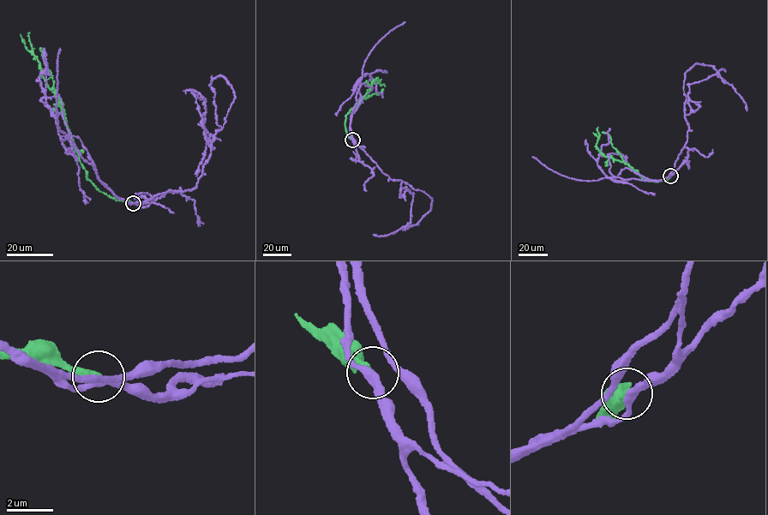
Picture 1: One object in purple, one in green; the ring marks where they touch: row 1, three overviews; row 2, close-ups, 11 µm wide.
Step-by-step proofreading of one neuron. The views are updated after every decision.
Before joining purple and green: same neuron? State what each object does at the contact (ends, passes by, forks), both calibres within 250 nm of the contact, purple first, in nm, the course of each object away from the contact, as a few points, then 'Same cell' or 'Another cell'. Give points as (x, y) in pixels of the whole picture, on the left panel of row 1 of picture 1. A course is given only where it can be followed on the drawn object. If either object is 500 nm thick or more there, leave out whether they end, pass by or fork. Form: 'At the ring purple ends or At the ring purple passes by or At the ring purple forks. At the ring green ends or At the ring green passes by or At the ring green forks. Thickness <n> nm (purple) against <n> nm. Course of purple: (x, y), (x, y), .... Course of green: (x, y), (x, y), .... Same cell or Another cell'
At the ring purple forks. At the ring green ends. Thickness 240 nm (purple) against 240 nm. Course of purple: (133, 203), (111, 191), (135, 203), (196, 186), (212, 147), (194, 93), (206, 111), (196, 176). Course of green: (133, 203), (110, 196), (98, 189), (86, 177), (61, 103), (47, 85), (39, 62), (32, 54), (29, 32). Another cell

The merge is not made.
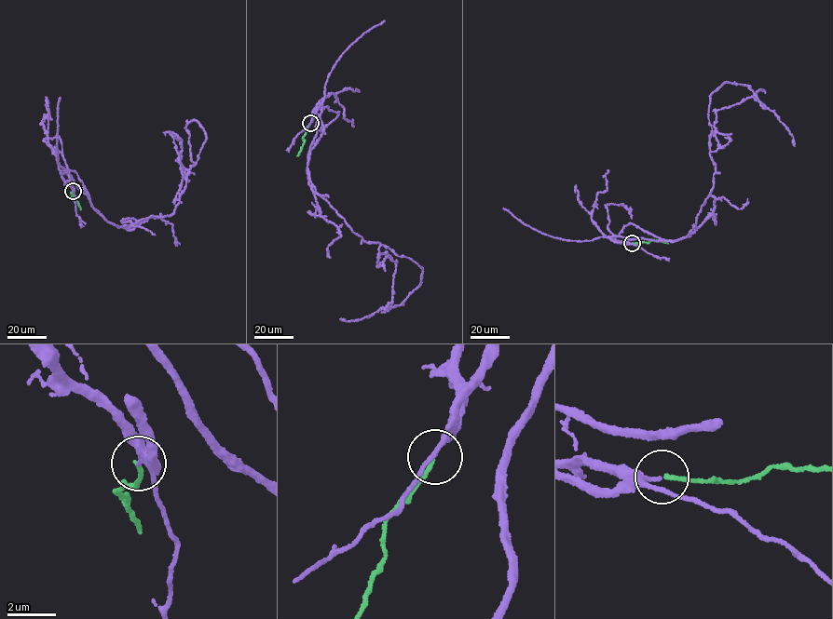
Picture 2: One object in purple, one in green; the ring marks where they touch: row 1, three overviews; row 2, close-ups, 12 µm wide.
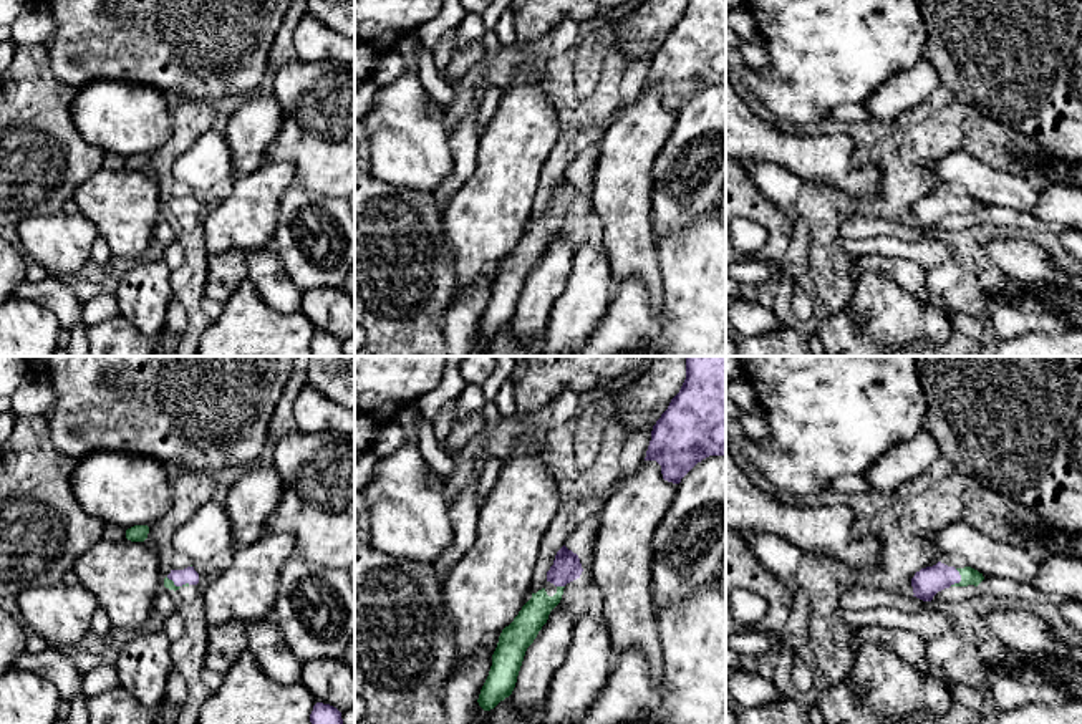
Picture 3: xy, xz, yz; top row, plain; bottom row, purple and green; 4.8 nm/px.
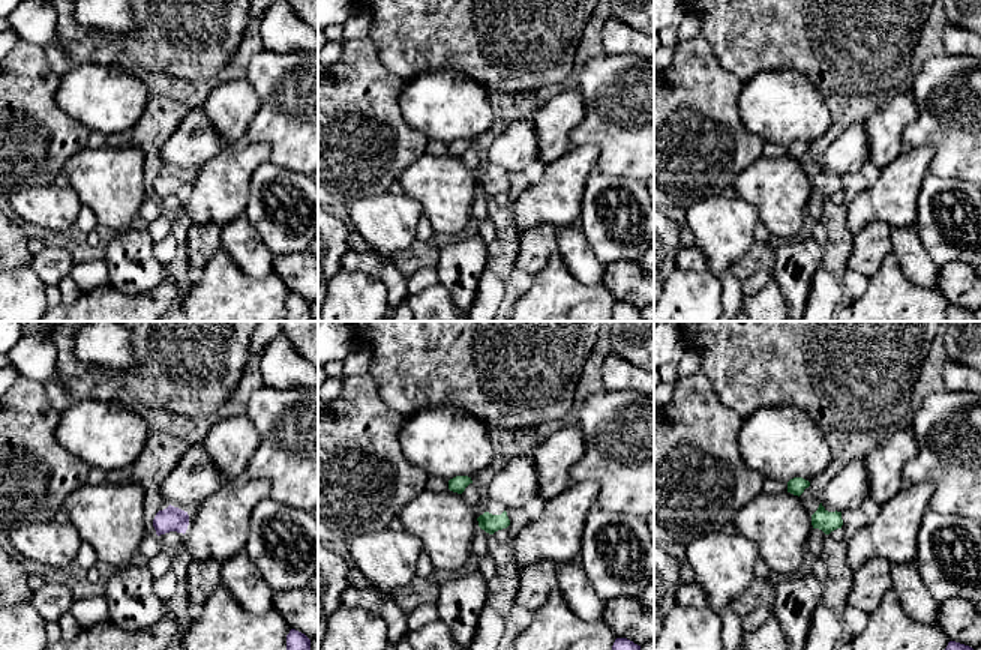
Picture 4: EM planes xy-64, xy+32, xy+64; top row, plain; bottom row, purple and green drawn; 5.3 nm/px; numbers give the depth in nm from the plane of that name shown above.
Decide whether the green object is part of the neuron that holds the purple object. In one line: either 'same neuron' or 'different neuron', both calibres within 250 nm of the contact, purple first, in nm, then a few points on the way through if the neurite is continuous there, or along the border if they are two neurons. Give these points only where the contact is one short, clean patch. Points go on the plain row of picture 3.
same neuron | 140/80 nm | across yz (927, 211), (960, 209), (968, 204)

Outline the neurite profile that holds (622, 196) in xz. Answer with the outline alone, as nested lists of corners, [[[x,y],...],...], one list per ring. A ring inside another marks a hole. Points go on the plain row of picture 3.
[[[643,89],[636,101],[621,106],[615,123],[600,139],[600,154],[592,194],[583,200],[603,225],[601,247],[610,258],[615,288],[631,277],[648,287],[653,313],[659,311],[659,253],[653,229],[653,164],[674,128],[678,113],[663,108],[656,89]]]

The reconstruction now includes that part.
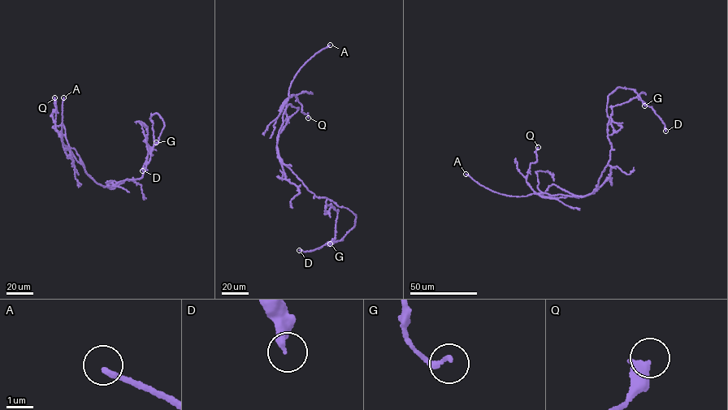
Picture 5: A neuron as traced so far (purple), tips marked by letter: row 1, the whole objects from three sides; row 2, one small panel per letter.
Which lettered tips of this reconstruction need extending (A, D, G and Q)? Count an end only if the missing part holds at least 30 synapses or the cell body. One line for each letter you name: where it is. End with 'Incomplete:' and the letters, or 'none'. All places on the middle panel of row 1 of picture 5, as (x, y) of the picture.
A: at (330, 45)
Incomplete: A

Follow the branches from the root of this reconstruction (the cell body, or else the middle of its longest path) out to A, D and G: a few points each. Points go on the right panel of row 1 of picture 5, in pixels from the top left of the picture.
A: (600, 177), (593, 192), (581, 197), (543, 193), (519, 196), (491, 190), (465, 174)
D: (600, 177), (609, 159), (612, 145), (608, 135), (614, 131), (612, 107), (637, 97), (654, 110), (665, 131)
G: (600, 177), (609, 159), (611, 148), (608, 136), (608, 95), (618, 87), (634, 89), (644, 105)

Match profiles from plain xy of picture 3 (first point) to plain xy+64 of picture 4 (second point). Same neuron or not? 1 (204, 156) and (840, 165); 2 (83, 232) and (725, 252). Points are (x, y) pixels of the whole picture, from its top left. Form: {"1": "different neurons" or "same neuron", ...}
{"1": "same neuron", "2": "same neuron"}

